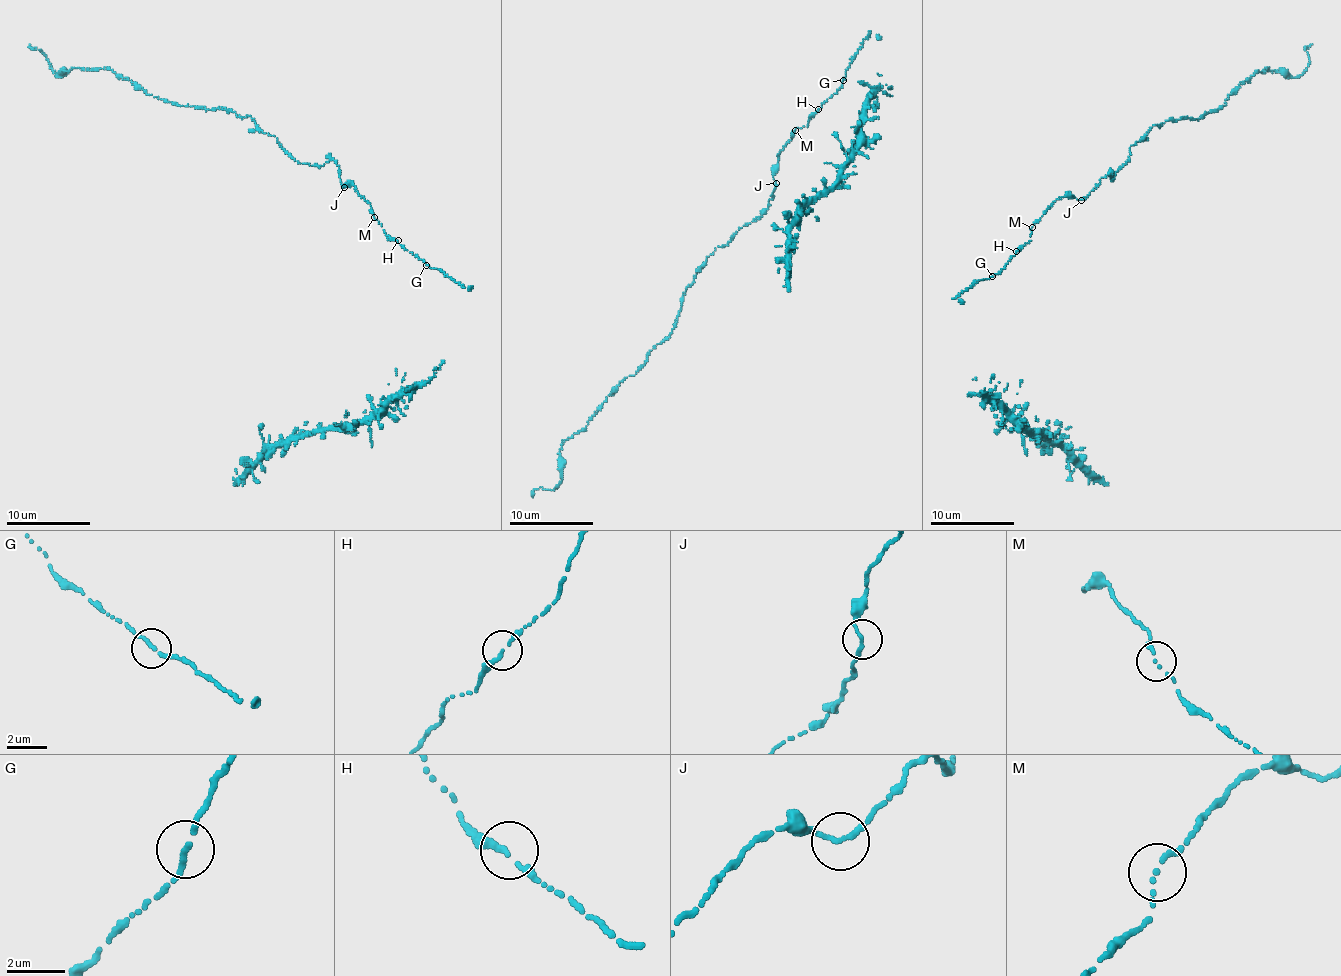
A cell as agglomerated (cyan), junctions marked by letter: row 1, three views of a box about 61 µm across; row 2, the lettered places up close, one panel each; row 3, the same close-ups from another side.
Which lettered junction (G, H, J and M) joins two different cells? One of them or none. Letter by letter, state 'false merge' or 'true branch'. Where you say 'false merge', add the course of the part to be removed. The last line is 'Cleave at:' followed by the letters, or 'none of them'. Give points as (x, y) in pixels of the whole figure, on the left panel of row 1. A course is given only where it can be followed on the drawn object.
G: true branch
H: true branch
J: true branch
M: true branch
Cleave at: none of them

